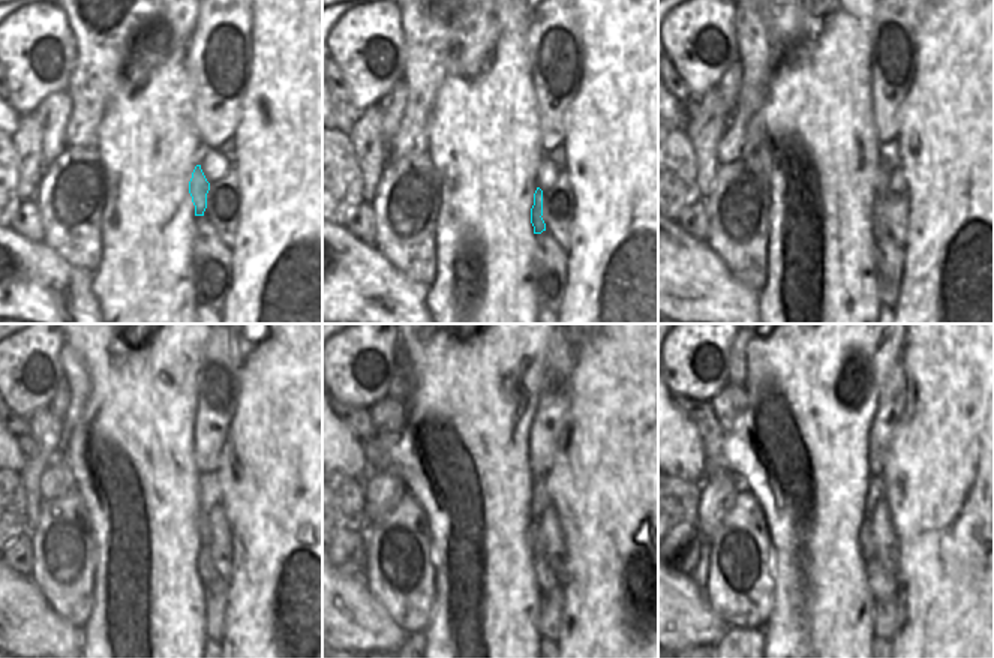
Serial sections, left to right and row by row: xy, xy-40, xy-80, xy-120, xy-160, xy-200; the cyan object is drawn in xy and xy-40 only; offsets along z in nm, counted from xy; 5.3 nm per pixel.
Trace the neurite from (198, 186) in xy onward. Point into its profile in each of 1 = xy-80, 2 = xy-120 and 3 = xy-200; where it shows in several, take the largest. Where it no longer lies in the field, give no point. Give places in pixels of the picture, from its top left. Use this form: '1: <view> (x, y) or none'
1: xy-80 (880, 230)
2: xy-120 (207, 570)
3: xy-200 (882, 582)

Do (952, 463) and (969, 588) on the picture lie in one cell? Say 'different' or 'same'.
same

